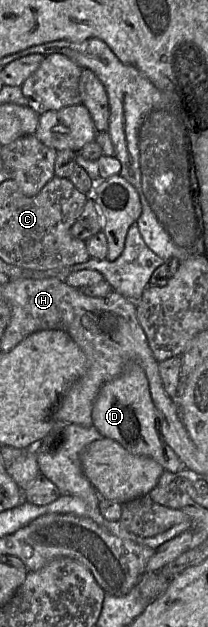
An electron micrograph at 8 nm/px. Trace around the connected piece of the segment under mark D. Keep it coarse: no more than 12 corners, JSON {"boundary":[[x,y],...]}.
{"boundary":[[130,364],[103,384],[92,425],[166,471],[185,469],[162,435],[148,379]]}

